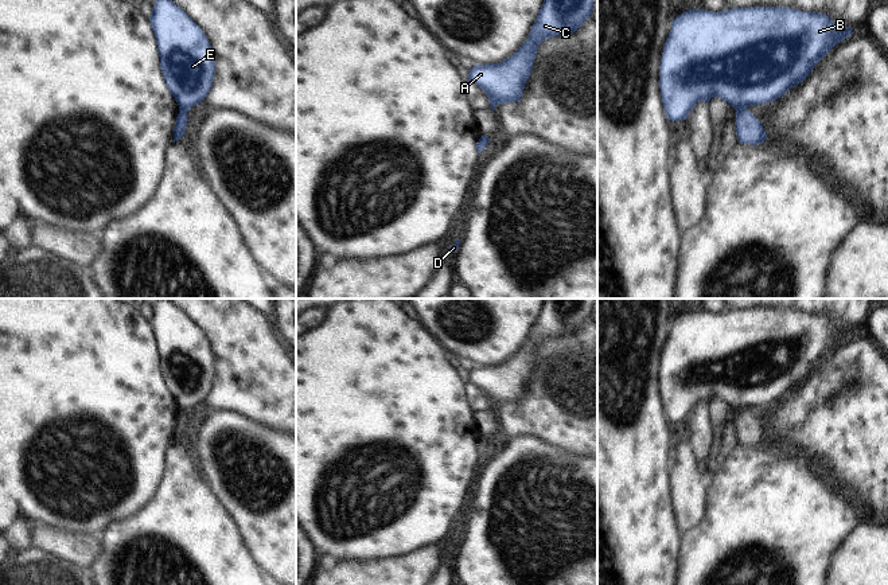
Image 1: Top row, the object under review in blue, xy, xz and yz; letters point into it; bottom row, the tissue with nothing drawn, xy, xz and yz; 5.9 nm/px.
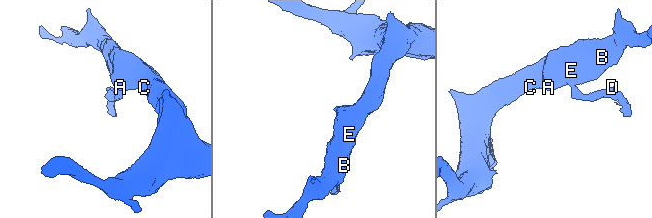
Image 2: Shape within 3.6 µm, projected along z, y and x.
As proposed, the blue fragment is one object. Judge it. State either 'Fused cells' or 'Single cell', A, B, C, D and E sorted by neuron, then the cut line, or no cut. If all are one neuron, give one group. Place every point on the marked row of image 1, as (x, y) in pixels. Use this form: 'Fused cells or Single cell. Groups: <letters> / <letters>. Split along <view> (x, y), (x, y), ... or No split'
Fused cells. Groups: A B C E / D. Split along yz (746, 108), (736, 112).

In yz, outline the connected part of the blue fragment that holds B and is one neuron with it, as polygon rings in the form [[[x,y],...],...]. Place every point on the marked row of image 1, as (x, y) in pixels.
[[[749,7],[710,12],[689,9],[671,20],[659,66],[661,100],[666,118],[686,120],[697,102],[709,104],[712,97],[727,101],[736,112],[780,98],[809,77],[814,66],[841,40],[852,35],[853,27],[837,26],[826,13],[806,12],[787,7]]]

